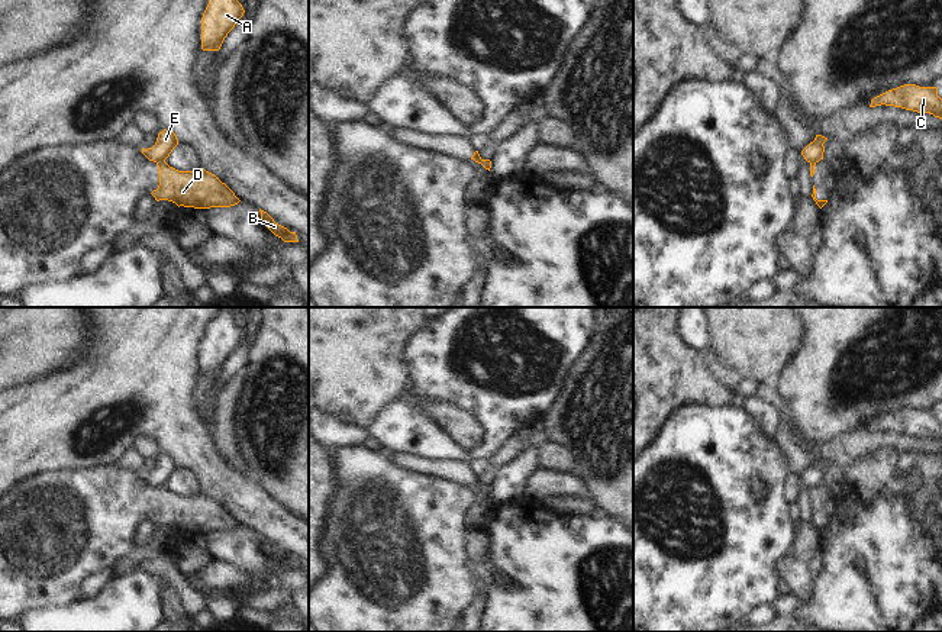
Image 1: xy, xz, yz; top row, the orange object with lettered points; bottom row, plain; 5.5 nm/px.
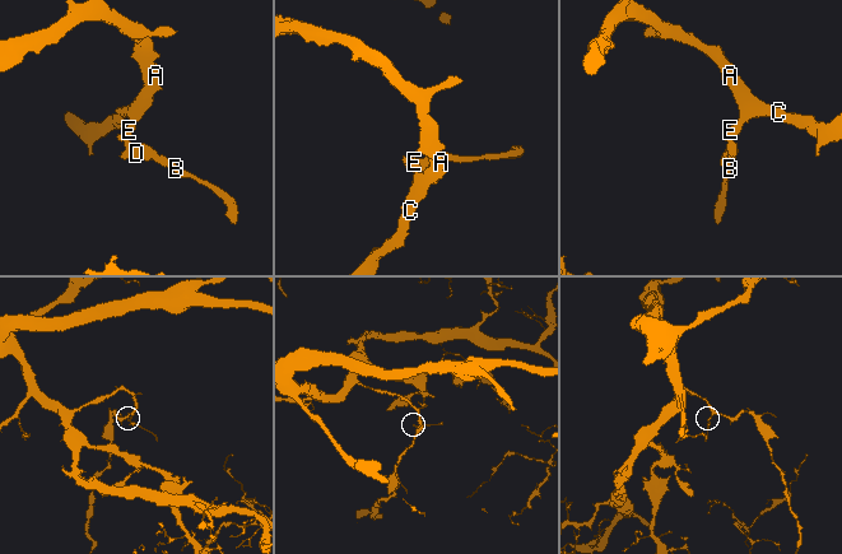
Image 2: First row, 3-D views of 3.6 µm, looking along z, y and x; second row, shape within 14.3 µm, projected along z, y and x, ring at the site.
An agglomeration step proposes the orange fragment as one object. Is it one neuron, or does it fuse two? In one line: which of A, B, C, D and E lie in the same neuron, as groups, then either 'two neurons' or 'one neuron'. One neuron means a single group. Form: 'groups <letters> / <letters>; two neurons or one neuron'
groups A C E / B D; two neurons

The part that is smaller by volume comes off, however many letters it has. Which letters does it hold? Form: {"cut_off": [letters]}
{"cut_off": ["B", "D"]}

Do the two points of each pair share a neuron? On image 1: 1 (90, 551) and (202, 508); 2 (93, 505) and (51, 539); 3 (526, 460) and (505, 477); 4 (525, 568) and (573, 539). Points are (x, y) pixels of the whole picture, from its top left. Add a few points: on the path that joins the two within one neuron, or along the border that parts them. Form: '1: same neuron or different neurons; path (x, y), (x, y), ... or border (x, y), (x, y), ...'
1: same neuron; path (118, 524), (134, 508), (174, 508)
2: same neuron; path (83, 515), (61, 531)
3: same neuron; path (520, 466), (510, 476)
4: same neuron; path (536, 568), (544, 568), (561, 551)

